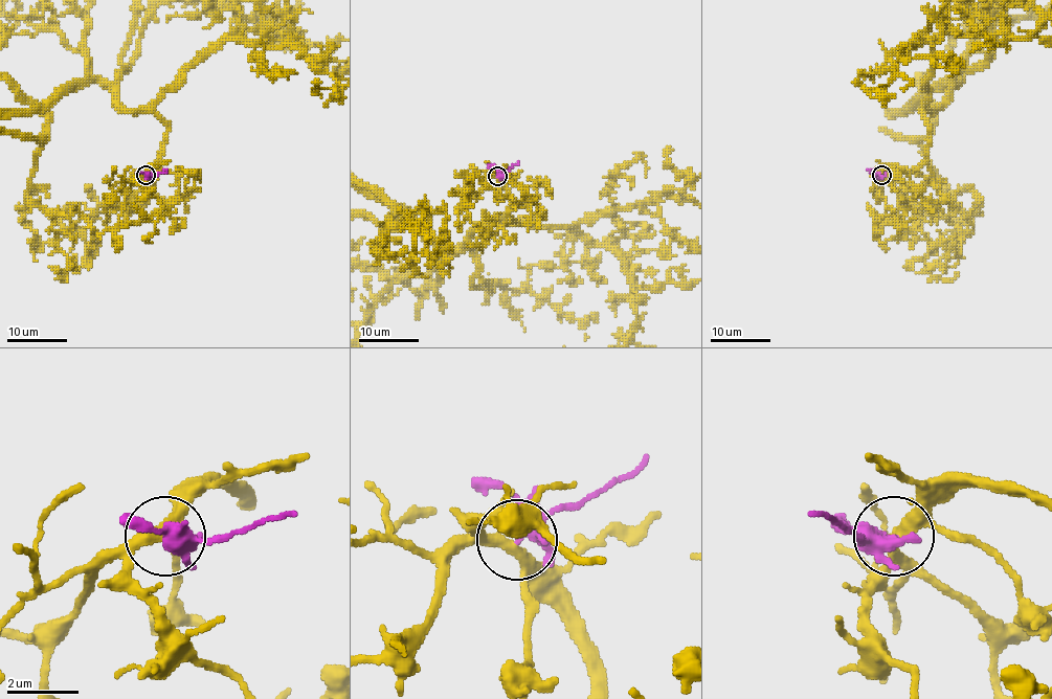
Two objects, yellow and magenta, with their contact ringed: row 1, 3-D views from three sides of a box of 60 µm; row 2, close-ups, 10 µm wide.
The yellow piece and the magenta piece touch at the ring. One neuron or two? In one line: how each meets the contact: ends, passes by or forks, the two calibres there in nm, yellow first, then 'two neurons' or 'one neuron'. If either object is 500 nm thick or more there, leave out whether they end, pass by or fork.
yellow forks | magenta forks | 280/320 nm | one neuron

